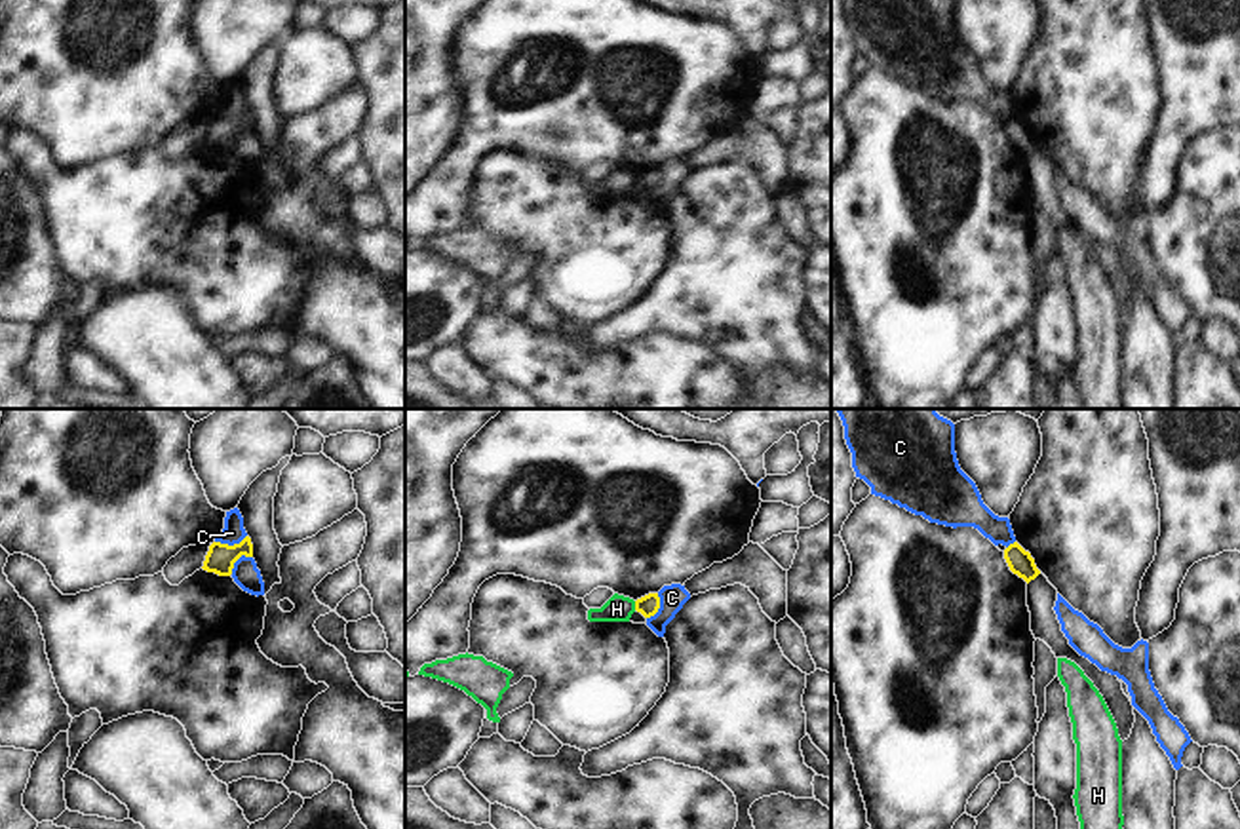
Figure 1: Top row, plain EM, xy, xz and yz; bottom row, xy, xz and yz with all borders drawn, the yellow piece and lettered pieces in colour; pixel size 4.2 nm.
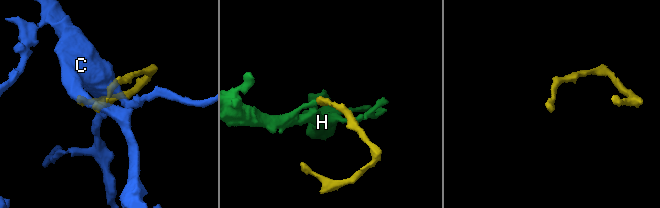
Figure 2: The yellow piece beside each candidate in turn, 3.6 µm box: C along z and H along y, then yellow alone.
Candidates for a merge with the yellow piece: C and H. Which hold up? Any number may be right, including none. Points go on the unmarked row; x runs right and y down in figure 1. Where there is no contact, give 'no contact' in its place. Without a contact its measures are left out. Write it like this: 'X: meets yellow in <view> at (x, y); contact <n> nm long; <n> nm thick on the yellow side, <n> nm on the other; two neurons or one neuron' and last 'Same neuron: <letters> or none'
C: meets yellow in xy at (231, 120); contact 140 nm long; 120 nm thick on the yellow side, 90 nm on the other; two neurons
H: meets yellow in xz at (636, 179); contact 40 nm long; 90 nm thick on the yellow side, 110 nm on the other; two neurons
Same neuron: none

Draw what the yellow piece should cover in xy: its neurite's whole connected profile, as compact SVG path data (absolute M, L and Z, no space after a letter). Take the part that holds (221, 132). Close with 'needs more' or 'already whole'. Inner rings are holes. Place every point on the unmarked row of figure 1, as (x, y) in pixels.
M245 110L240 118L228 120L213 116L203 135L203 145L215 146L219 150L230 150L234 137L242 131L253 131L251 112Z; already whole

